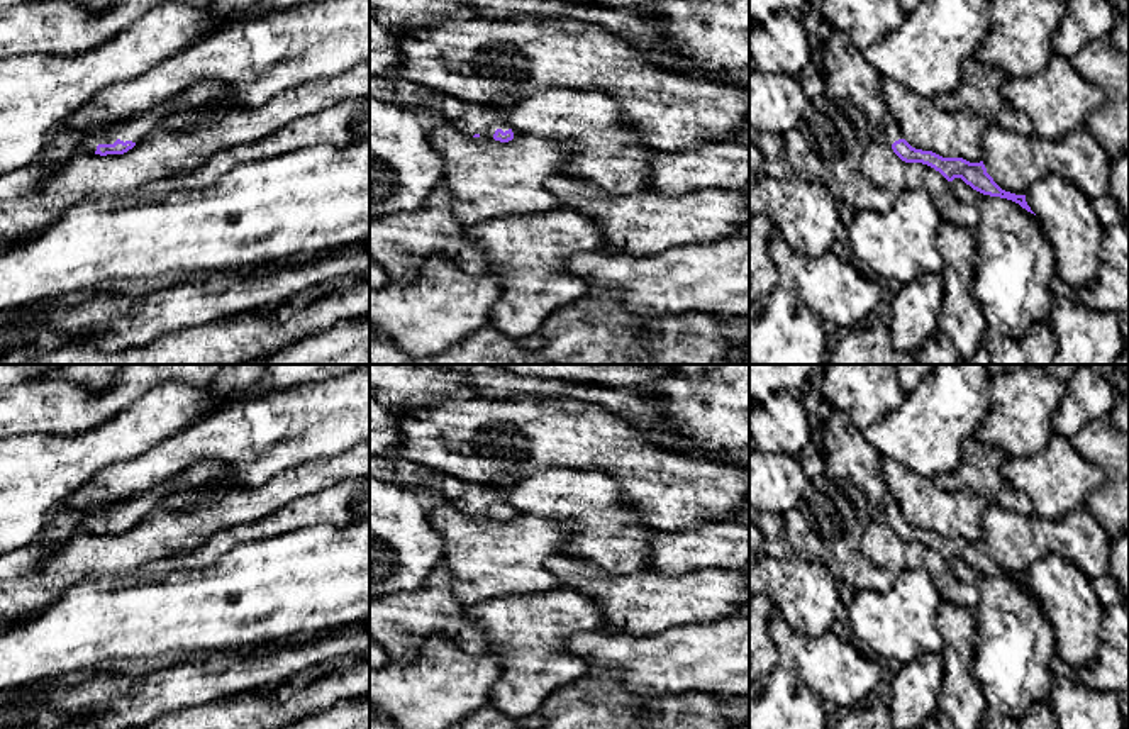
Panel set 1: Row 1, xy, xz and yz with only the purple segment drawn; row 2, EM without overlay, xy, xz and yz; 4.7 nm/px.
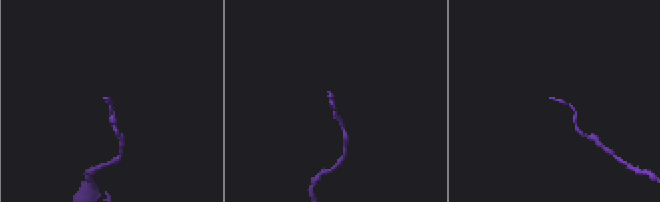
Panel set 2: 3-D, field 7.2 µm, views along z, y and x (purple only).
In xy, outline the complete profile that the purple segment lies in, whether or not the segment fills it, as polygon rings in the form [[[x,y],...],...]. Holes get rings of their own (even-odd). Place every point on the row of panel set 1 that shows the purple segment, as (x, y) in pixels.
[[[163,107],[139,117],[125,119],[112,124],[105,131],[85,134],[78,151],[85,154],[124,154],[132,149],[158,122],[168,114]]]

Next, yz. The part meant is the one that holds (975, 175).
[[[832,29],[824,44],[824,78],[832,98],[849,100],[870,122],[873,136],[885,141],[905,163],[922,163],[939,171],[948,181],[961,178],[973,190],[1012,200],[1034,214],[1026,195],[1002,190],[987,173],[983,161],[970,163],[963,158],[943,158],[932,151],[912,147],[902,136],[897,120],[883,102],[878,83],[880,75],[868,64],[861,49],[839,29]]]

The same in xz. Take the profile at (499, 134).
[[[468,103],[464,114],[451,124],[466,136],[500,142],[509,142],[519,136],[519,131],[507,125],[492,103]]]

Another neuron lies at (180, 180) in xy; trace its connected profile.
[[[370,97],[342,100],[329,110],[293,120],[286,127],[263,137],[261,141],[224,149],[192,173],[180,173],[176,176],[146,183],[127,195],[159,195],[173,188],[202,186],[227,175],[236,164],[241,163],[266,159],[315,144],[351,144],[359,139],[349,129],[351,119],[364,110],[370,110]]]

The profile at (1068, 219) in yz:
[[[1049,173],[1026,193],[1053,248],[1054,276],[1078,292],[1097,280],[1104,225],[1083,192],[1065,175]]]

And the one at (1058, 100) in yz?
[[[1058,53],[1031,78],[1007,76],[1000,93],[1032,120],[1034,134],[1048,141],[1085,131],[1088,114],[1105,103],[1104,90],[1085,80],[1071,61]]]

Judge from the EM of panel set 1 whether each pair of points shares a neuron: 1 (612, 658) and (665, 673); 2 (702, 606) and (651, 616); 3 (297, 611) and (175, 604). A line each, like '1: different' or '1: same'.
1: same
2: same
3: same

